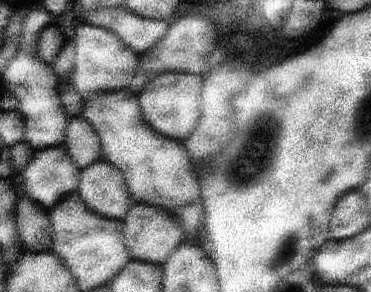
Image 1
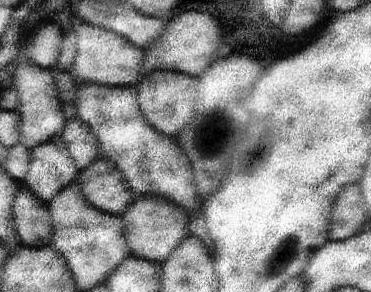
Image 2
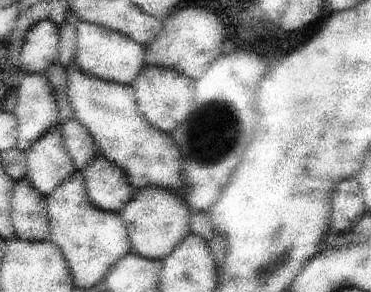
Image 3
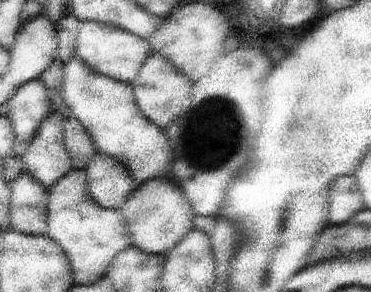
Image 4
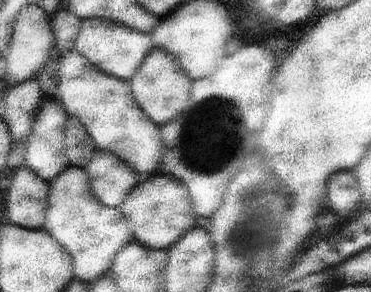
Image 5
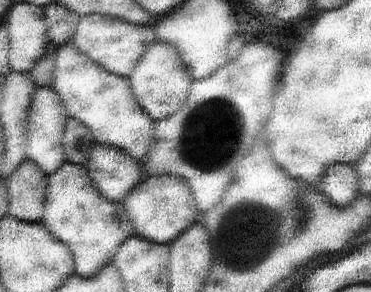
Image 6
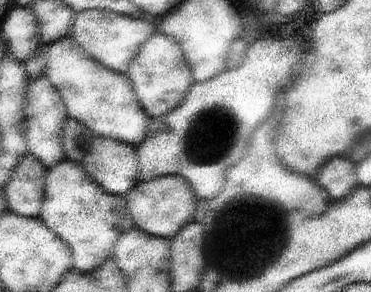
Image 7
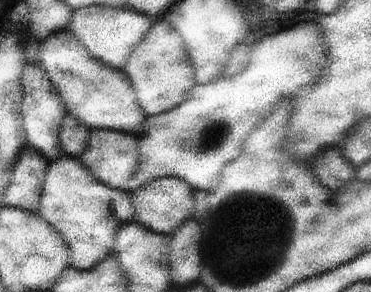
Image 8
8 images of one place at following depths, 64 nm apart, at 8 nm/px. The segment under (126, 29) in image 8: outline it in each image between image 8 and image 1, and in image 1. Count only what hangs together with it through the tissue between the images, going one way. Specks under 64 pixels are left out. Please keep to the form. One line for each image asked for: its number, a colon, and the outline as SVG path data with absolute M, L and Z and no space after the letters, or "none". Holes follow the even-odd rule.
1: M79 20L75 26L75 40L73 46L77 48L77 62L73 68L73 74L69 76L69 82L73 84L75 92L79 92L83 98L89 98L91 94L107 92L107 90L129 90L131 88L131 78L137 74L135 64L137 58L123 40L107 28L97 28L89 22Z
2: M75 22L77 32L77 60L73 64L73 70L69 70L71 78L79 84L83 82L99 82L101 86L117 86L117 88L135 88L139 80L139 70L143 60L143 54L139 48L133 48L127 38L115 34L113 30L99 28L85 22Z
3: M77 22L77 32L79 32L79 52L75 66L79 66L83 72L91 76L117 82L123 86L131 86L135 82L143 66L143 44L135 44L133 38L127 38L121 32L91 22Z
4: M81 22L77 56L81 56L85 62L89 62L95 72L99 72L103 76L111 76L119 82L133 84L133 80L137 78L137 74L141 70L143 56L149 54L151 44L147 44L147 42L149 40L139 38L139 36L131 36L129 32L125 32L117 26L109 26L103 22Z
5: M93 18L93 20L83 20L81 24L81 34L75 42L75 48L91 58L91 62L101 68L103 72L119 78L119 80L131 80L135 76L135 72L139 70L139 66L143 64L143 60L147 58L149 54L149 48L151 48L151 40L153 40L153 34L151 32L137 32L137 30L131 30L123 24L117 24L117 22L107 22L103 18Z
6: M103 14L81 16L81 22L77 26L77 36L73 38L79 50L83 50L89 58L99 62L109 72L123 76L123 78L131 74L131 70L135 68L135 62L141 60L147 46L151 46L155 40L157 40L157 32L153 32L151 24L137 26L137 24L129 24L125 20L117 20L113 16L103 16Z
7: M97 8L97 10L81 12L77 16L71 32L73 32L75 40L79 42L79 46L83 46L87 50L87 54L91 54L95 60L105 64L107 68L111 68L119 74L125 74L129 70L131 60L135 58L135 54L143 46L143 42L147 42L147 38L151 38L151 34L155 34L155 26L141 20L141 18L121 16L121 14Z

